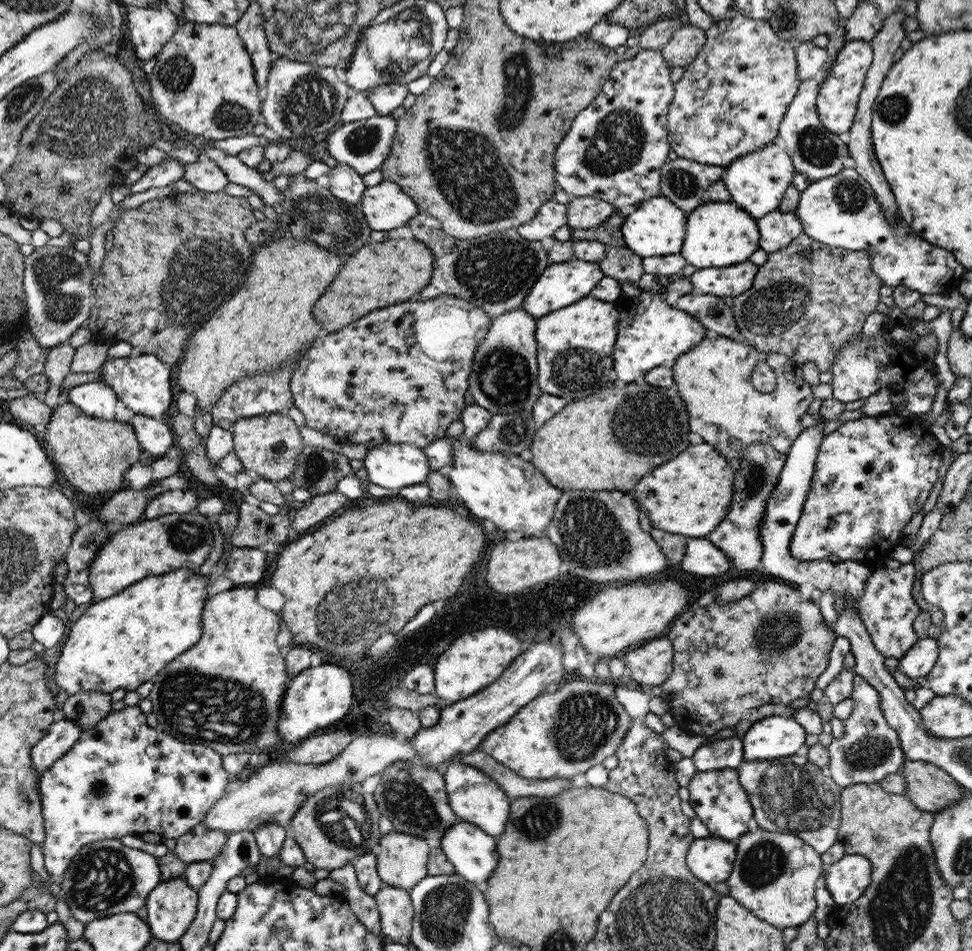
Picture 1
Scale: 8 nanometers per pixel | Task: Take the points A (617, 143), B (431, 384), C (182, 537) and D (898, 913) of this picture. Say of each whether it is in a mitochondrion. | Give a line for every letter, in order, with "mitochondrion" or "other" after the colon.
A: mitochondrion
B: other
C: mitochondrion
D: mitochondrion

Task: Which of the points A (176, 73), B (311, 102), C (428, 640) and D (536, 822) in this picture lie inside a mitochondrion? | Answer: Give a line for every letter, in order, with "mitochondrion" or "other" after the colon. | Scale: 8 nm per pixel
A: mitochondrion
B: mitochondrion
C: other
D: mitochondrion

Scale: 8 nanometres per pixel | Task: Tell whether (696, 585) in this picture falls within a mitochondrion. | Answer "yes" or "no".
no

